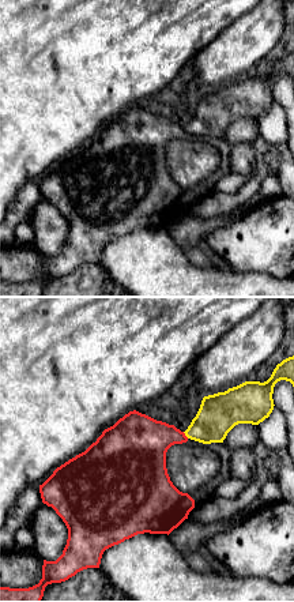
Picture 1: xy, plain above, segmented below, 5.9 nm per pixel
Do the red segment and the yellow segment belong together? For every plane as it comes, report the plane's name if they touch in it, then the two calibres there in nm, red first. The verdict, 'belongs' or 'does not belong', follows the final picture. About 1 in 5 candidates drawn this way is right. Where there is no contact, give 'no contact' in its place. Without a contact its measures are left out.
contact in xy; calibres 300 and 240 nm

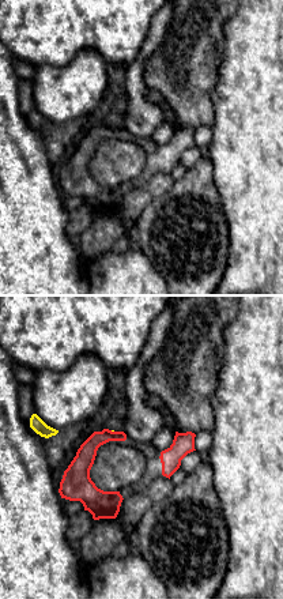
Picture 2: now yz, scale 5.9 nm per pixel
contact in yz; calibres 120 and 20 nm

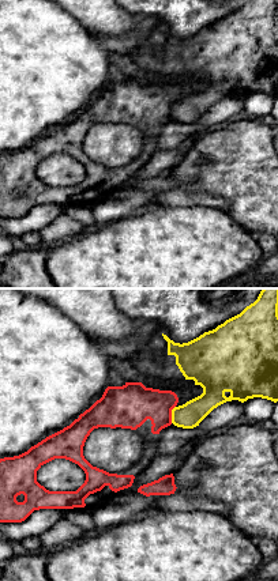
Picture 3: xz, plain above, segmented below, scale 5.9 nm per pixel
contact in xz; calibres 260 and 150 nm

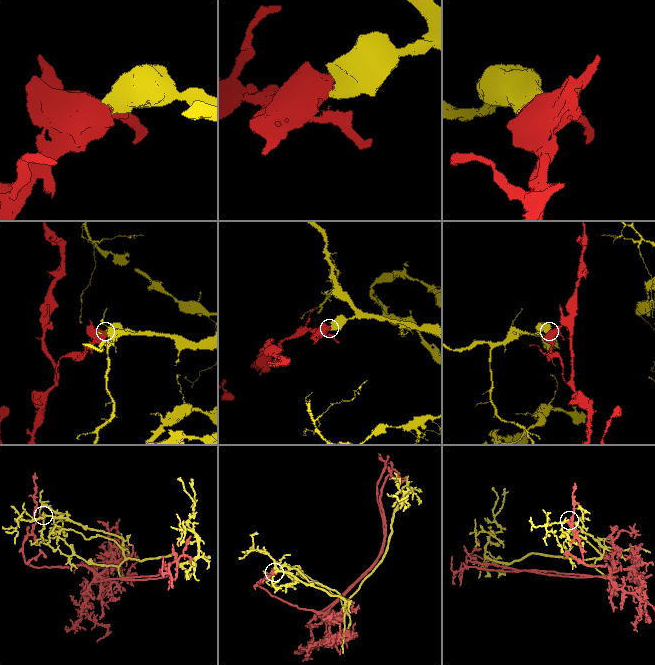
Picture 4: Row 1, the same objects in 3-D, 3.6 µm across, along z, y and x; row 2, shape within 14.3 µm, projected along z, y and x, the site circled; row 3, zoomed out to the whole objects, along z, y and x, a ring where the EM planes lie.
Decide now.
does not belong

